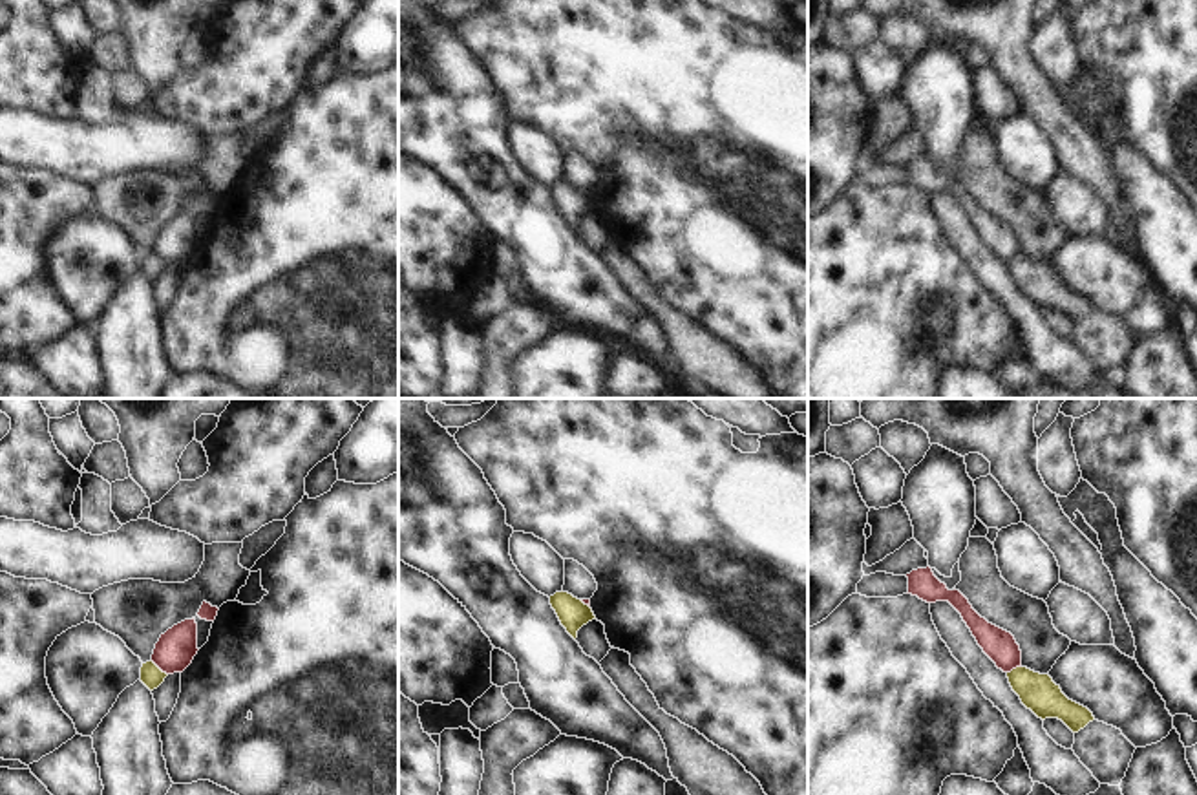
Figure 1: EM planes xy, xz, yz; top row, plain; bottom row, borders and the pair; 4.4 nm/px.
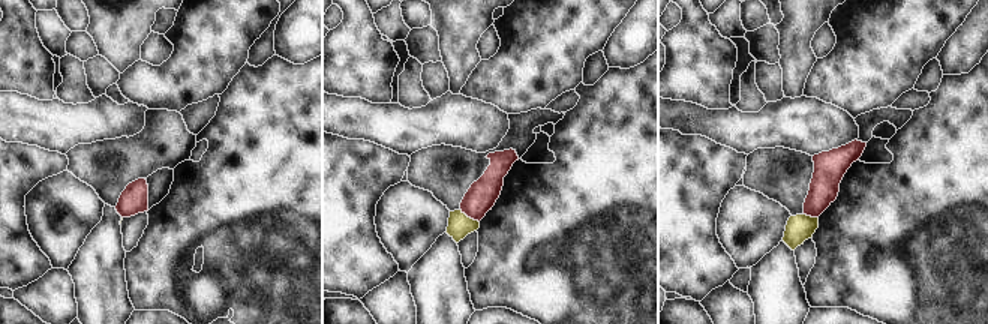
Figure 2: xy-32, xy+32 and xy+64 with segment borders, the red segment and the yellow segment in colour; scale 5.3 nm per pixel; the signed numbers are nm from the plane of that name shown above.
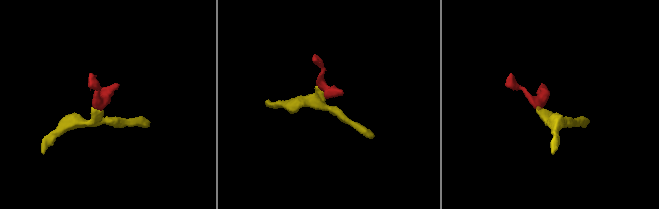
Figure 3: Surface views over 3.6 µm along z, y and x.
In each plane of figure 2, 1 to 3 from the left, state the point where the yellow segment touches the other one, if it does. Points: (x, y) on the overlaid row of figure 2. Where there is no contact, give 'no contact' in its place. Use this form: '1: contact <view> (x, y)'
1: no contact
2: contact xy+32 (470, 216)
3: contact xy+64 (811, 216)

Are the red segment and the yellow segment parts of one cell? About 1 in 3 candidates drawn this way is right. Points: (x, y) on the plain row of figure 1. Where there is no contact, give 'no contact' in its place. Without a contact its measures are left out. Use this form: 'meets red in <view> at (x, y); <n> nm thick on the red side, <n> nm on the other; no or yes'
meets red in xy at (159, 258); 170 nm thick on the red side, 100 nm on the other; no

